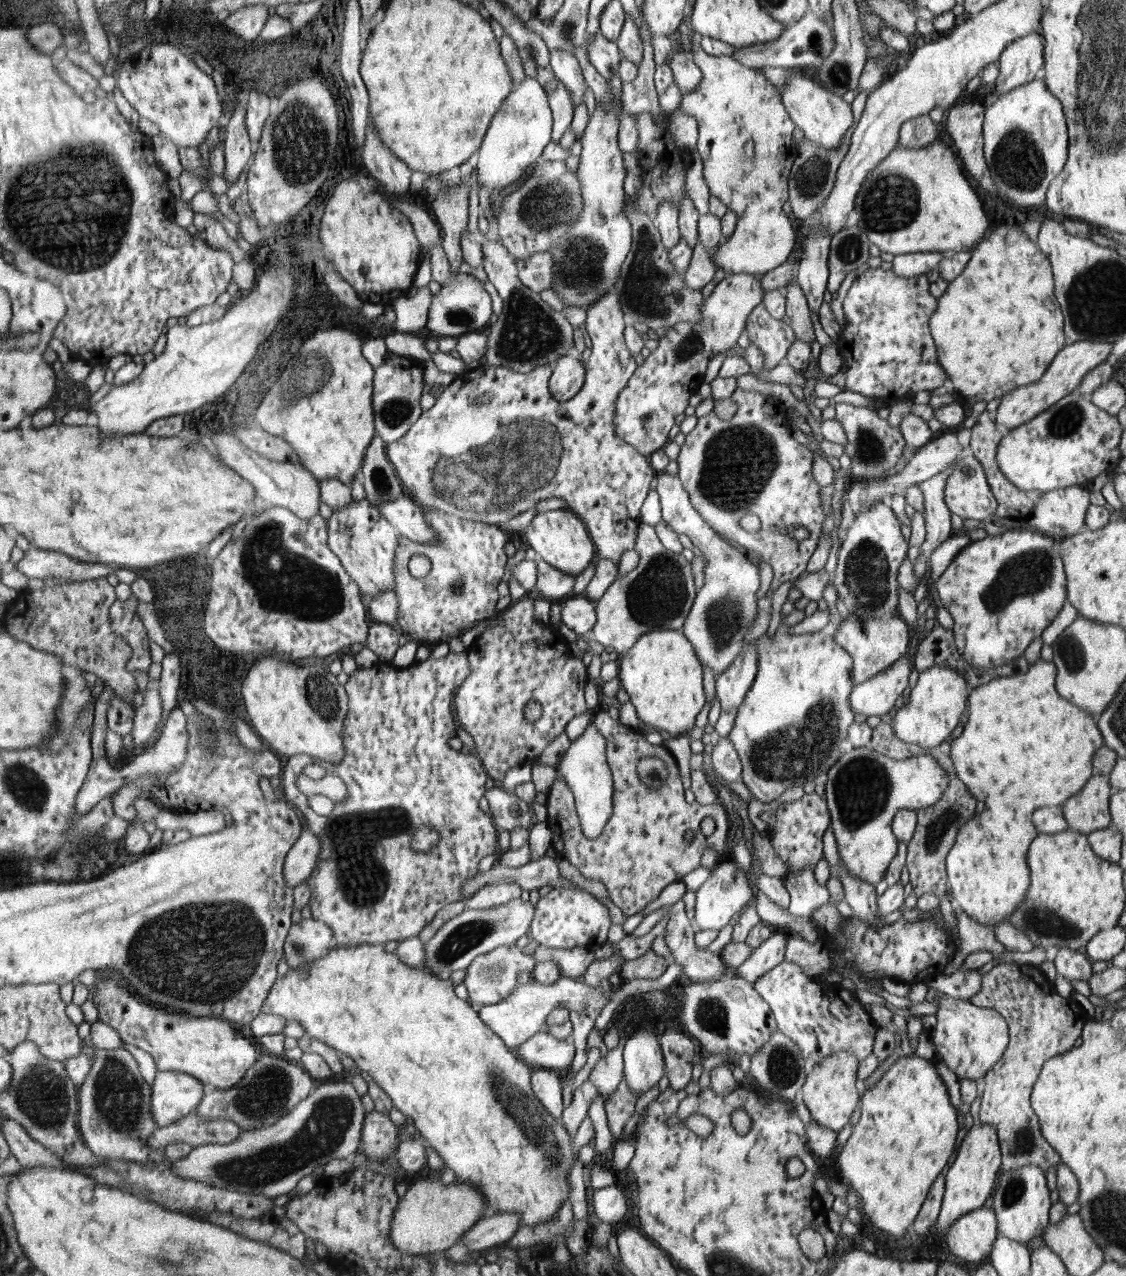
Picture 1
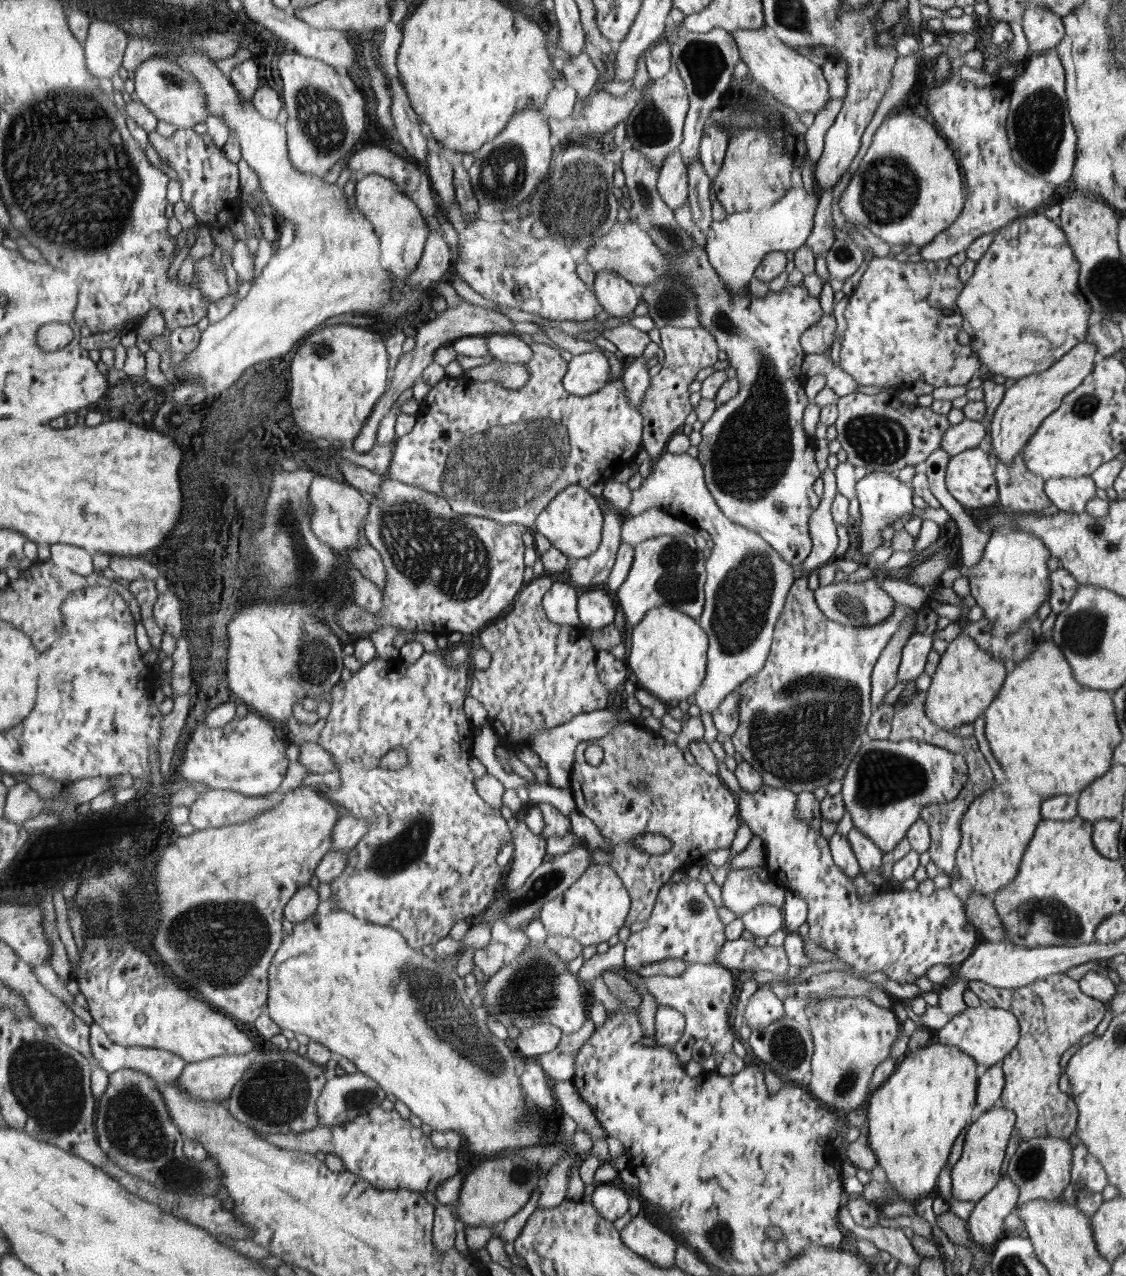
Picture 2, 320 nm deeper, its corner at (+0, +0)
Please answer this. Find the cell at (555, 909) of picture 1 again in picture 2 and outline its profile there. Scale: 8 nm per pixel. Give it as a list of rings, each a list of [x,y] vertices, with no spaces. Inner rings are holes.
[[[607,864],[590,866],[563,895],[544,904],[538,917],[547,934],[575,938],[584,947],[606,942],[618,934],[630,912],[630,896],[620,879]]]

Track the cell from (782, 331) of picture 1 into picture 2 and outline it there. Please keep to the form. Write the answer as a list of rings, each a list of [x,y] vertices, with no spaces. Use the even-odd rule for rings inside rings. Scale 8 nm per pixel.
[[[833,312],[823,314],[823,317],[800,337],[800,345],[804,354],[824,354],[831,350],[834,331],[836,330],[836,318]]]

